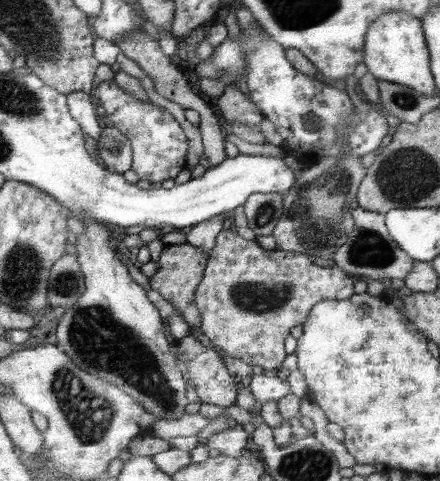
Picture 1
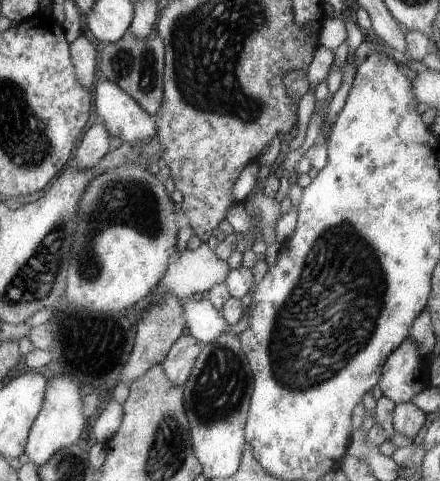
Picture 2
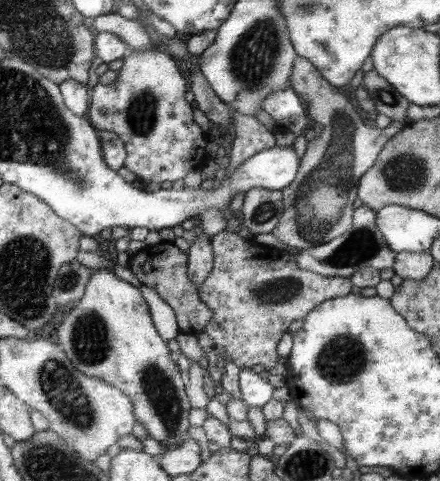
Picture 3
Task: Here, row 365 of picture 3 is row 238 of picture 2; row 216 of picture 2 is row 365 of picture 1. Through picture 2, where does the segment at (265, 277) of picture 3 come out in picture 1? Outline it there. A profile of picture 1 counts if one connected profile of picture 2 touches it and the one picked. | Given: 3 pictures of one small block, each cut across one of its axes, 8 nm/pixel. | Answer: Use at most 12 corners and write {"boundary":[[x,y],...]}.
{"boundary":[[221,230],[195,290],[211,346],[277,370],[355,276]]}

